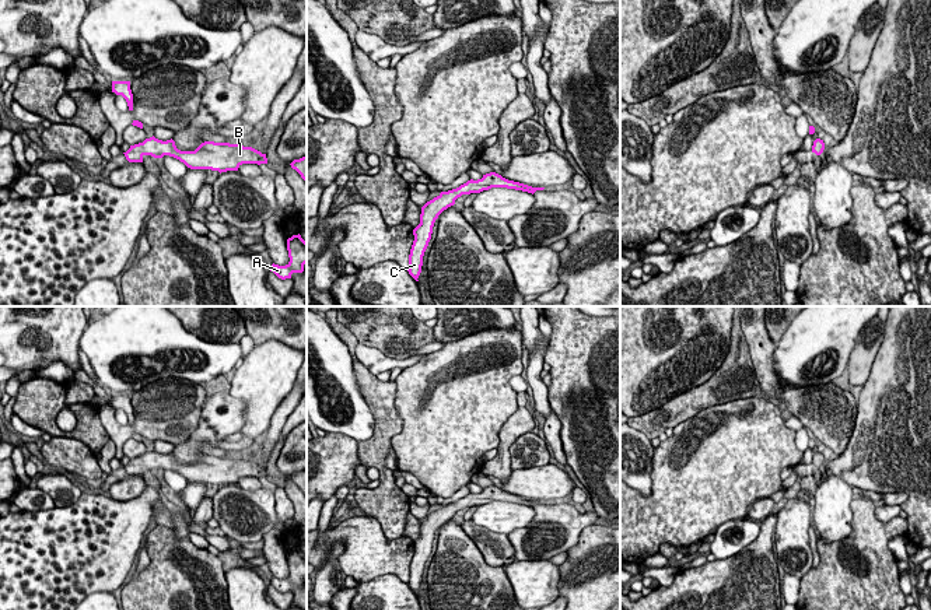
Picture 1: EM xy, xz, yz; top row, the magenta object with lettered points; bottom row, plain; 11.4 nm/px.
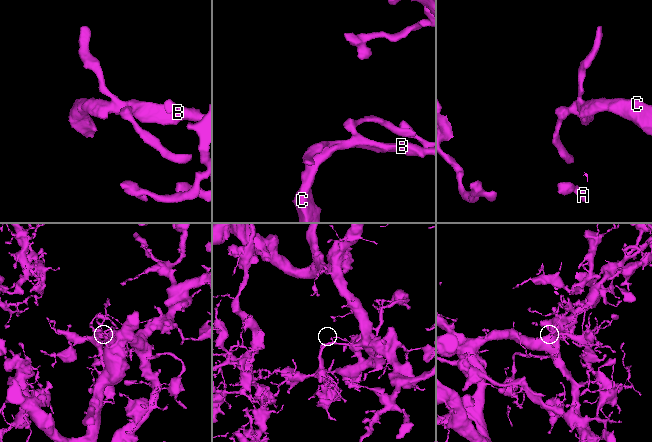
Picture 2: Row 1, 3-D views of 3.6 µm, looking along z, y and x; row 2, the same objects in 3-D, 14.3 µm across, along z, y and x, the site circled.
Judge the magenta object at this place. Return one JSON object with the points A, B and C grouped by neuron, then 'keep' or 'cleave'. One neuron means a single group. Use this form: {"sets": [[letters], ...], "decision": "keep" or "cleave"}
{"sets": [["A", "B", "C"]], "decision": "keep"}

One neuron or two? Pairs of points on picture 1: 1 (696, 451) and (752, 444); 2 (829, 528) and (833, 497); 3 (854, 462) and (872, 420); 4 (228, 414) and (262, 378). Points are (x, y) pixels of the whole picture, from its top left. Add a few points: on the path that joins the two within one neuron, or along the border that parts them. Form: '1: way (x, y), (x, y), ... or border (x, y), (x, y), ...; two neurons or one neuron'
1: way (710, 451), (738, 449); one neuron
2: way (832, 521), (833, 504); one neuron
3: way (864, 452), (872, 444), (872, 430); one neuron
4: border (228, 391), (245, 402), (244, 426), (238, 431); two neurons

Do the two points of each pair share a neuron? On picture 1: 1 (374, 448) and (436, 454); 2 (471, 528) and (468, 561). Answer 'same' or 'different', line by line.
1: different
2: different

